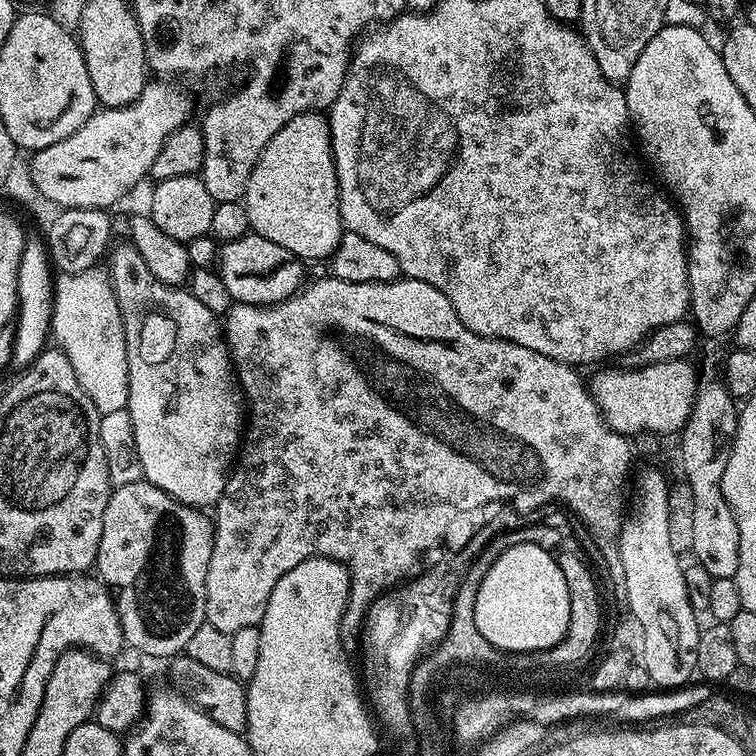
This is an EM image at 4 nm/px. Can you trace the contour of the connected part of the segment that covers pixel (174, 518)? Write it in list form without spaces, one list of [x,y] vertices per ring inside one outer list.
[[[143,478],[113,491],[102,518],[102,542],[98,542],[94,568],[109,589],[125,588],[136,599],[116,600],[116,612],[129,649],[132,647],[144,656],[167,658],[175,658],[185,651],[190,638],[206,622],[206,570],[210,566],[213,546],[214,520],[207,511],[178,503]]]

